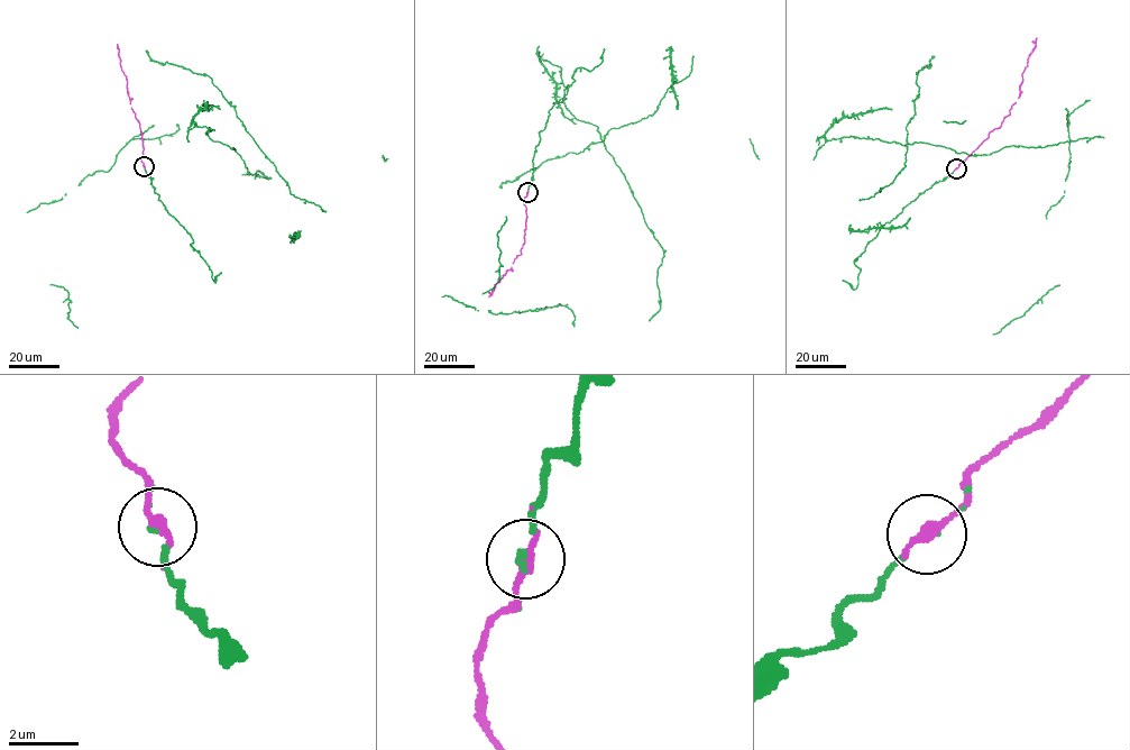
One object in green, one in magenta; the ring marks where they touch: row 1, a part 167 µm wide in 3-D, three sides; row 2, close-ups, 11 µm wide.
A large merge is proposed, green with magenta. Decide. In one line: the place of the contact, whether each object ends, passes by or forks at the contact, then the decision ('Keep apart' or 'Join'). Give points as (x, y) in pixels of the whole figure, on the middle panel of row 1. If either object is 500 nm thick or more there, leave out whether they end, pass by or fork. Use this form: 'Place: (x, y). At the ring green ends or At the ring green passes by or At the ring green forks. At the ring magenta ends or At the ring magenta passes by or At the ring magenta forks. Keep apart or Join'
Place: (527, 192). At the ring green ends. At the ring magenta ends. Join

